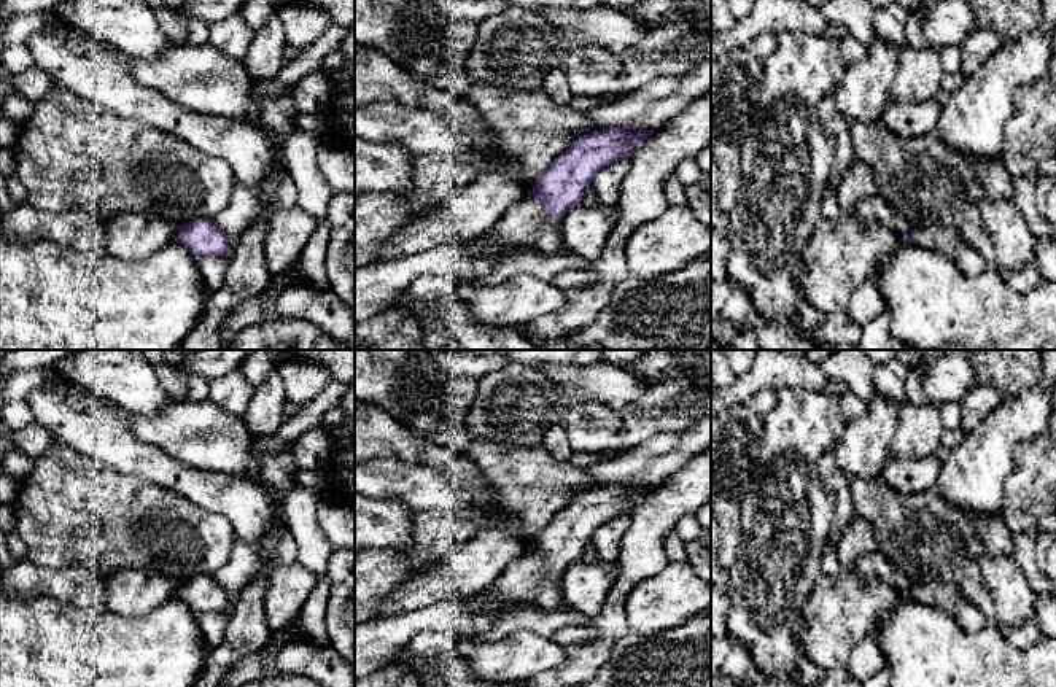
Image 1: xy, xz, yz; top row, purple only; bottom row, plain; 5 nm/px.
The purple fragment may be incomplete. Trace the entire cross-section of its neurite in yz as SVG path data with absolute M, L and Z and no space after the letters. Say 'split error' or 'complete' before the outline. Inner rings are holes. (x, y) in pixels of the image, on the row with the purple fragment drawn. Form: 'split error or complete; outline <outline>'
split error; outline M914 226L900 242L916 243L949 258L969 278L980 277L989 267L983 254L949 226Z

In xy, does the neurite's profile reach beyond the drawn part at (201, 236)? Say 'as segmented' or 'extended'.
as segmented

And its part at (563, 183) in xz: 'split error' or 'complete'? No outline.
split error

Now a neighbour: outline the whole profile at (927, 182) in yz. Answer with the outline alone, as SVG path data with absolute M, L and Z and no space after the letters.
M849 121L854 157L872 169L878 194L914 226L954 227L996 264L996 248L980 204L1011 200L1015 178L1004 157L967 156L951 148L935 129L902 138L883 121Z

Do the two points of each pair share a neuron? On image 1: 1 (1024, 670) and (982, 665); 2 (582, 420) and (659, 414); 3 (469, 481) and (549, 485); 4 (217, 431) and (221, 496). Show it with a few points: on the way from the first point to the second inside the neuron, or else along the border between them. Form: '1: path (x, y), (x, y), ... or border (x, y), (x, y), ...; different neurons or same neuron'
1: path (1013, 670), (993, 670); same neuron
2: path (601, 422), (640, 422); same neuron
3: border (463, 454), (484, 479), (492, 496), (493, 511); different neurons
4: border (183, 461), (198, 468), (234, 473), (245, 477); different neurons

